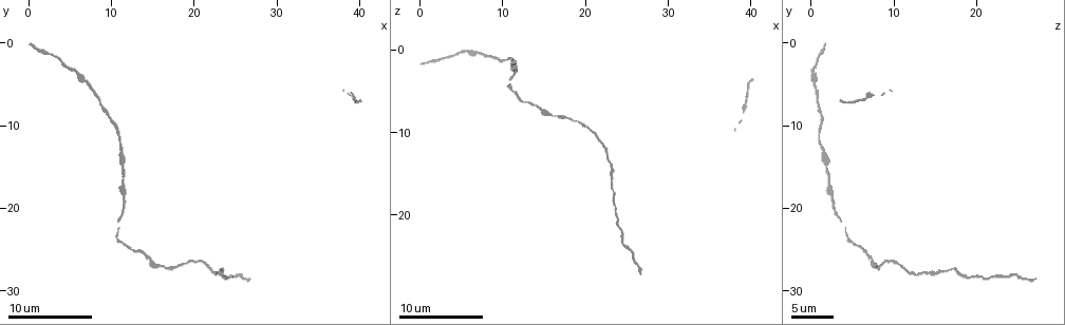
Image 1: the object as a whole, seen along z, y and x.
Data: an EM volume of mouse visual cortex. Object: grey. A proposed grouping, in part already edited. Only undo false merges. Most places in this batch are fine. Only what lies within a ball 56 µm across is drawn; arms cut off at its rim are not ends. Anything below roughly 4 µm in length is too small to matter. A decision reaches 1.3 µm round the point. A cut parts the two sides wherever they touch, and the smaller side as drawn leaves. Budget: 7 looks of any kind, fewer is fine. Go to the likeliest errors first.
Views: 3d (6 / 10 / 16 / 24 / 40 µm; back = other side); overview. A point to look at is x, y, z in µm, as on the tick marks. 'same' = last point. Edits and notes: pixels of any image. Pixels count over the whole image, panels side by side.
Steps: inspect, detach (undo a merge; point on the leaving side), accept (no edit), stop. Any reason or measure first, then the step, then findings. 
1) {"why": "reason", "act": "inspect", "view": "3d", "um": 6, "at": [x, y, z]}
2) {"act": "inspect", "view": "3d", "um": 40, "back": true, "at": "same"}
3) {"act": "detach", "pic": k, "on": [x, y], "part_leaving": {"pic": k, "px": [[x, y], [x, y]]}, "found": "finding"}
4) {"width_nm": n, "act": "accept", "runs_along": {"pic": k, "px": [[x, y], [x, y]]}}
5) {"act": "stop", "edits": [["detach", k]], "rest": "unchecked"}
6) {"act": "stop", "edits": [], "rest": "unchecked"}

{"why": "sudden change in width", "act": "inspect", "view": "3d", "um": 10, "at": [11.4, 13.0, 1.6]}

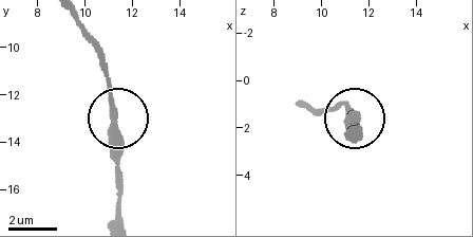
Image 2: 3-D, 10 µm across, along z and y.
{"act": "inspect", "view": "3d", "um": 6, "at": "same"}

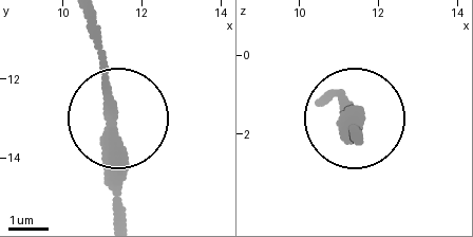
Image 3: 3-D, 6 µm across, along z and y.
{"width_nm": 270, "act": "accept", "runs_along": {"pic": 3, "px": [[117, 212], [117, 121], [97, 19]]}, "found": "continuous, no second neuron"}

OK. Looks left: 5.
{"act": "inspect", "view": "3d", "um": 6, "at": [23.2, 27.8, 15.6]}

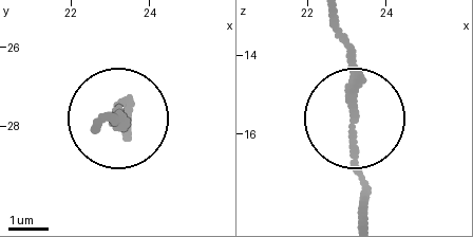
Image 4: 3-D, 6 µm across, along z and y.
{"act": "accept", "found": "continuous, no second neuron"}

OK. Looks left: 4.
{"act": "inspect", "view": "3d", "um": 10, "at": [14.2, 25.8, 7.0]}

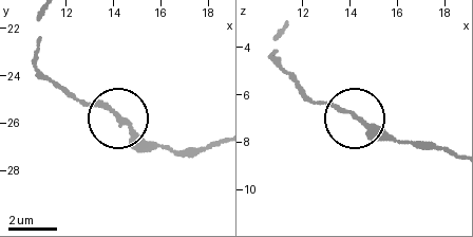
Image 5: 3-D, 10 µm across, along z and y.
{"why": "from behind", "act": "inspect", "view": "3d", "um": 10, "back": true, "at": [14.2, 25.8, 7.0]}

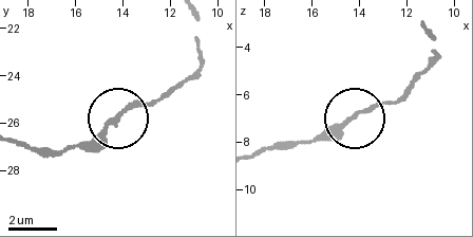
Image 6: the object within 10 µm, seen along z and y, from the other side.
{"act": "accept", "runs_along": {"pic": 6, "px": [[283, 146], [329, 139], [360, 112], [400, 94]]}, "found": "one neuron here"}

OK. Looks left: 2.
{"why": "thick turns thin", "act": "inspect", "view": "3d", "um": 6, "at": [7.4, 5.4, 0.4]}

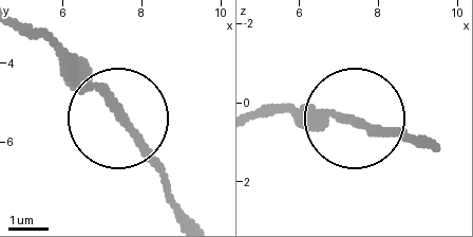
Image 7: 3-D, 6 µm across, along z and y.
{"width_nm": 210, "act": "accept", "runs_along": {"pic": 7, "px": [[194, 218], [103, 96], [36, 30]]}, "found": "one neuron here"}

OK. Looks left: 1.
{"act": "stop", "edits": [], "rest": "unchecked"}

